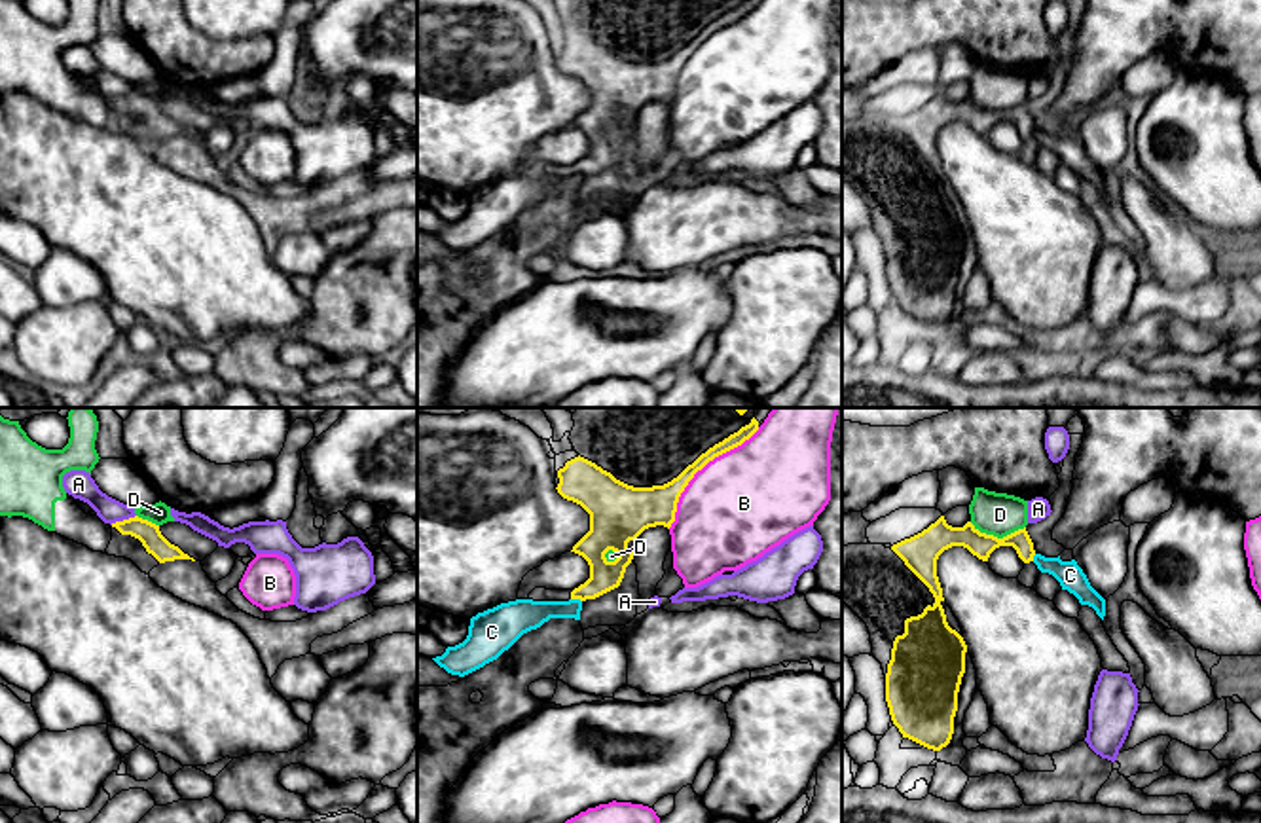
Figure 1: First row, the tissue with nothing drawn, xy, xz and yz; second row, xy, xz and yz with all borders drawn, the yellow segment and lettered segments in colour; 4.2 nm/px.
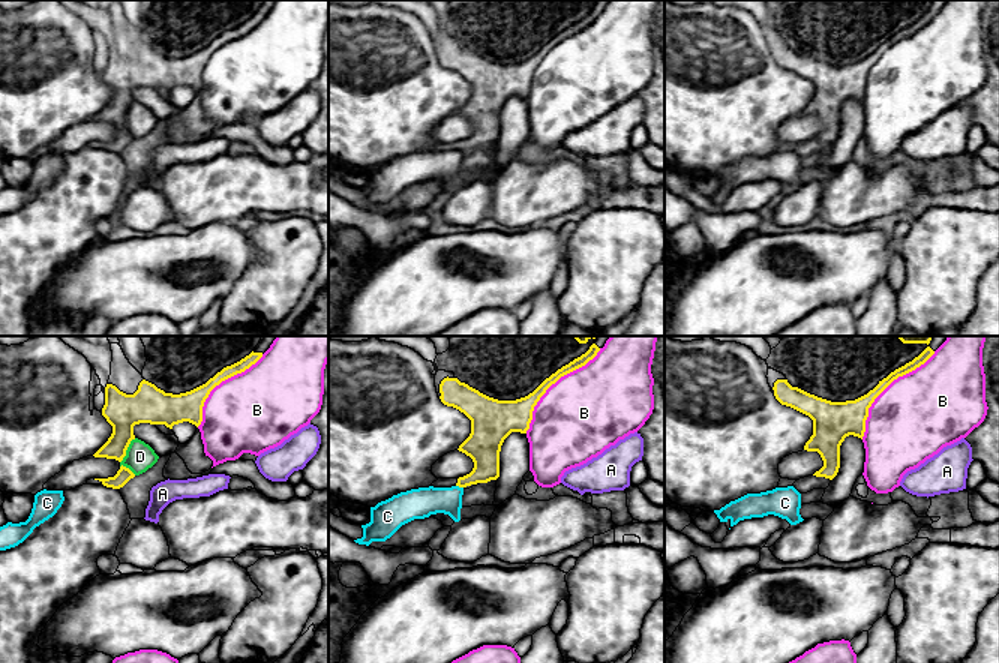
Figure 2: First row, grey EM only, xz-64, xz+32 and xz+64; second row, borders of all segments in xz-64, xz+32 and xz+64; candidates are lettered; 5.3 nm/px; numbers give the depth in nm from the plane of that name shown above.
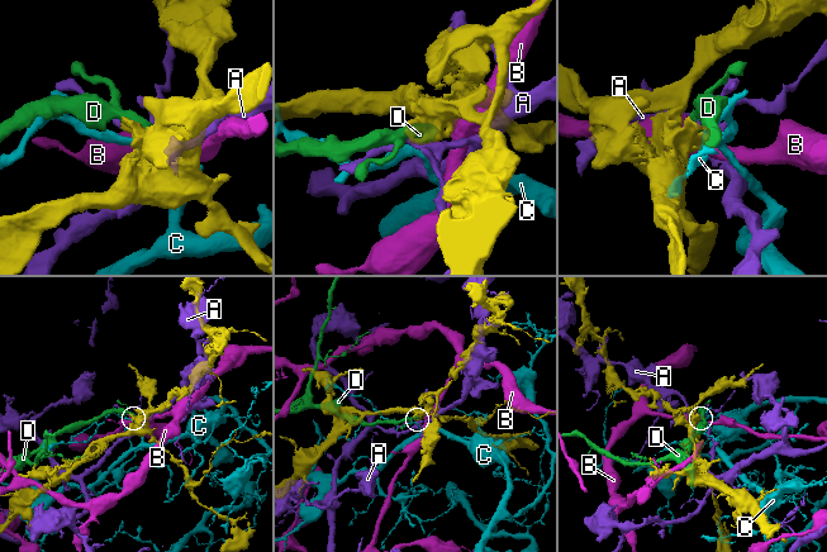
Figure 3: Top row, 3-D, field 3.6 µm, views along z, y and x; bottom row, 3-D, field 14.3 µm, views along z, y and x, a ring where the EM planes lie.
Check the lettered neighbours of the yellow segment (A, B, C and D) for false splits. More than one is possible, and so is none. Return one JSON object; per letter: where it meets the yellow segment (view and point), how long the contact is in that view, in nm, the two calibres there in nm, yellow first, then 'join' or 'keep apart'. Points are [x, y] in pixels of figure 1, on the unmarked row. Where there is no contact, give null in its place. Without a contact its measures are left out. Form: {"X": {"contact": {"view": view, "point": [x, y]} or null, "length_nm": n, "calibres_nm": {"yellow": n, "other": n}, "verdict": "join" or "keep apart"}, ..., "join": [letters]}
{"A": {"contact": {"view": "xy", "point": [124, 95]}, "length_nm": 120, "calibres_nm": {"yellow": 100, "other": 120}, "verdict": "keep apart"}, "B": {"contact": {"view": "xz", "point": [700, 44]}, "length_nm": 600, "calibres_nm": {"yellow": 170, "other": 460}, "verdict": "keep apart"}, "C": {"contact": {"view": "xz", "point": [577, 173]}, "length_nm": 50, "calibres_nm": {"yellow": 130, "other": 140}, "verdict": "keep apart"}, "D": {"contact": {"view": "yz", "point": [996, 112]}, "length_nm": 240, "calibres_nm": {"yellow": 120, "other": 190}, "verdict": "keep apart"}, "join": []}

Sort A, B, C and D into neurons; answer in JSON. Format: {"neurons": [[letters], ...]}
{"neurons": [["A"], ["B"], ["C"], ["D"]]}

